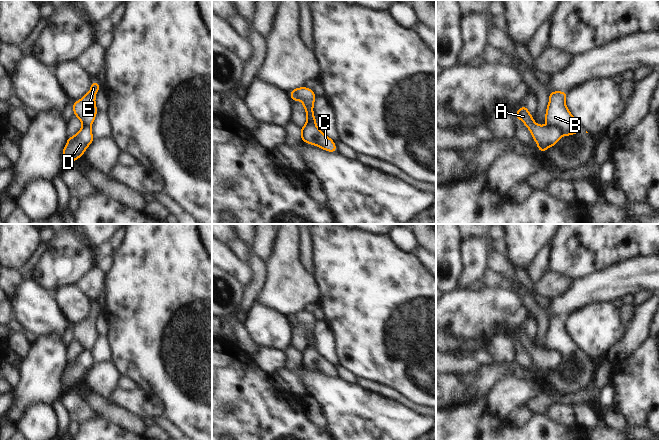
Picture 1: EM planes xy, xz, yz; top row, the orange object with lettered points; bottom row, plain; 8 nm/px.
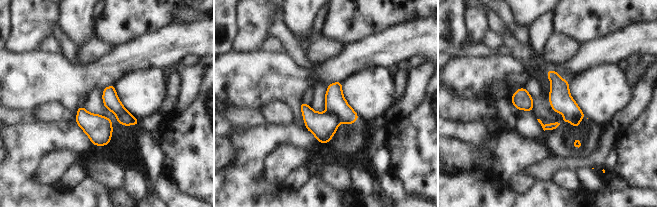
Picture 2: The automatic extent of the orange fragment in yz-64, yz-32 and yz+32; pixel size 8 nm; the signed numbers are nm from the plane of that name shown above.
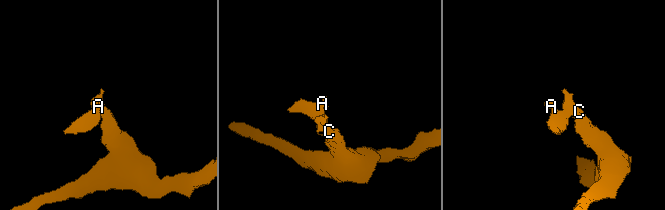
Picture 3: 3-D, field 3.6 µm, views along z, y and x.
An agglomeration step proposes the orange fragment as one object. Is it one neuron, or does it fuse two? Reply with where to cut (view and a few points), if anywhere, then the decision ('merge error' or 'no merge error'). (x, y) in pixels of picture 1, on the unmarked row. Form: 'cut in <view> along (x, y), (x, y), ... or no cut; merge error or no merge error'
cut in yz along (548, 349), (558, 351), (561, 359); merge error

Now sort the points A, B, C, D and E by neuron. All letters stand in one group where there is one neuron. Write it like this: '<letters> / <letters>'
A D / B C E

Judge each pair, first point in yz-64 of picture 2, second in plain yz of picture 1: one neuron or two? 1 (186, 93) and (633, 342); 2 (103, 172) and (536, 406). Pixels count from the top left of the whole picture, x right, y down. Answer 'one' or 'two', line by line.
1: one
2: two

